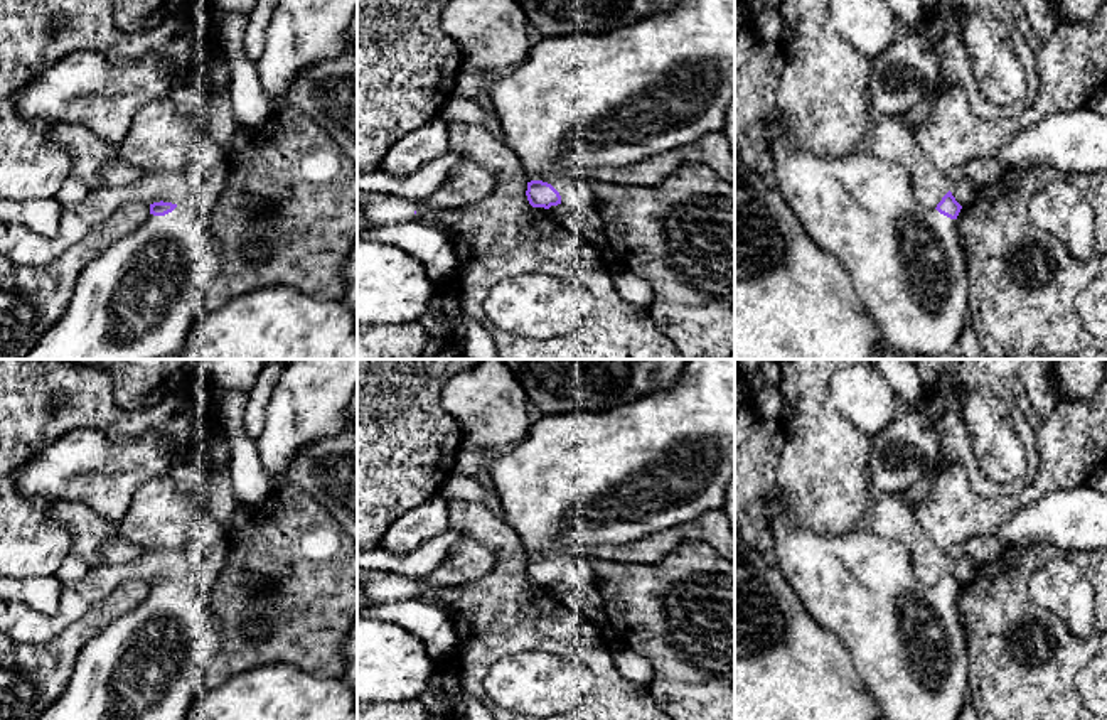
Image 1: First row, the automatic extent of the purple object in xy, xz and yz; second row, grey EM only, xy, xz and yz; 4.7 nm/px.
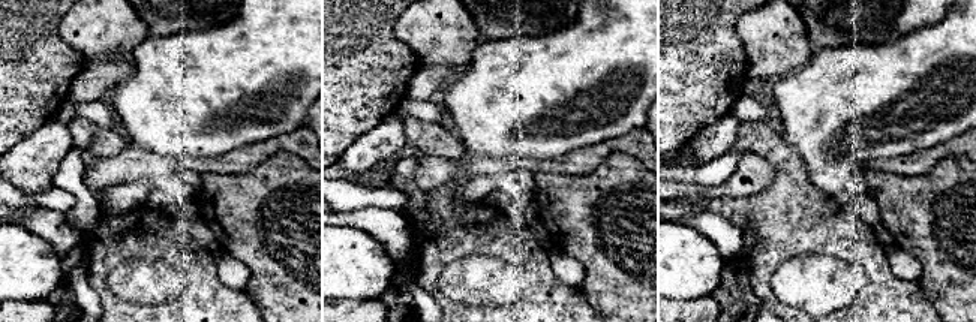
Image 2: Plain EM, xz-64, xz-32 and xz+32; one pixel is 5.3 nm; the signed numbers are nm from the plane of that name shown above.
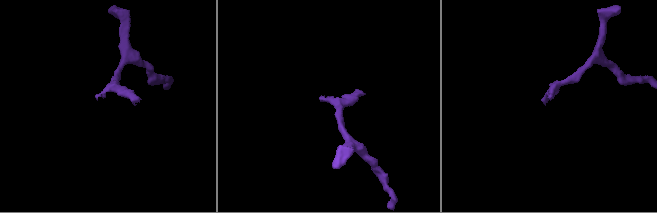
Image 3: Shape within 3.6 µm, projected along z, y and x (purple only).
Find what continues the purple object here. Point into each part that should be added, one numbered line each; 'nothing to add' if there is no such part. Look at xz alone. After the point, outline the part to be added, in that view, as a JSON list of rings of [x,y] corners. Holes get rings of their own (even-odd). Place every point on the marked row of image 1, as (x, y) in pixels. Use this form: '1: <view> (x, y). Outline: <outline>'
1: xz (604, 100). Outline: [[[677,0],[669,8],[655,8],[649,17],[610,32],[532,39],[526,59],[494,78],[487,89],[494,113],[504,130],[502,142],[517,155],[527,177],[551,184],[559,192],[561,204],[566,204],[571,197],[570,184],[583,167],[613,169],[627,165],[693,143],[706,133],[723,130],[725,111],[735,99],[735,0]]]

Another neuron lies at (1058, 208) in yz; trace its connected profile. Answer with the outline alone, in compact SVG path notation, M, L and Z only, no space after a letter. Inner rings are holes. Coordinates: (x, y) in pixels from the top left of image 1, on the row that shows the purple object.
M1067 182L1045 184L1029 202L1029 218L1060 239L1078 261L1094 253L1095 216L1088 201Z

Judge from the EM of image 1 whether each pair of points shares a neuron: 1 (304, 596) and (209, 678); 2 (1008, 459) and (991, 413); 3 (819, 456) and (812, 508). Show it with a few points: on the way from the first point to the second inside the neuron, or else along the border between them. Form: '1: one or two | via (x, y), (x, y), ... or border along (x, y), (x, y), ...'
1: one | via (288, 623), (260, 651), (236, 655)
2: one | via (998, 447), (991, 425)
3: one | via (819, 469), (819, 494)

